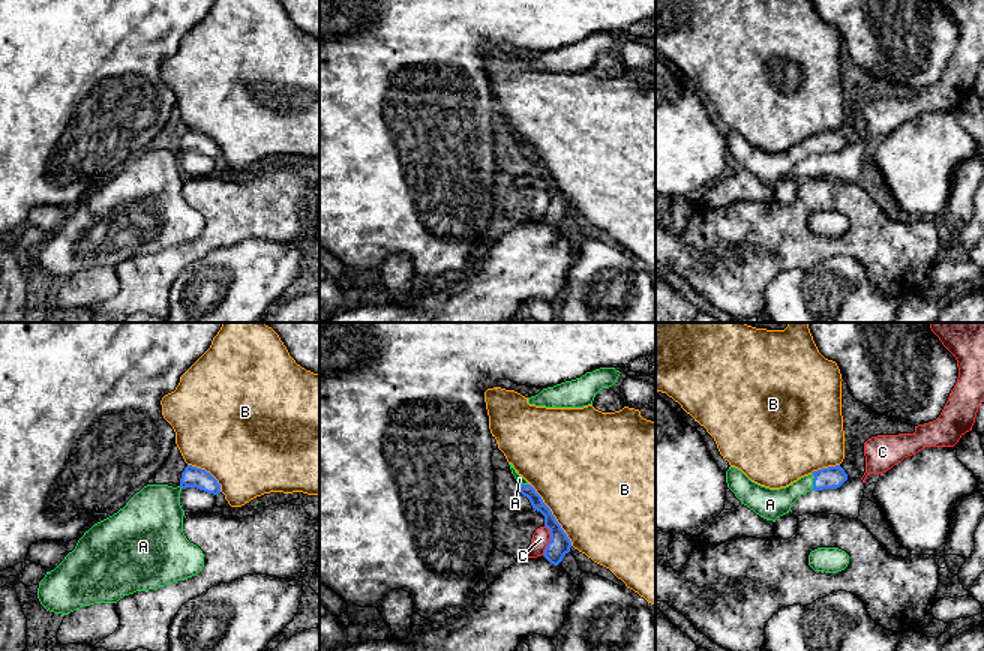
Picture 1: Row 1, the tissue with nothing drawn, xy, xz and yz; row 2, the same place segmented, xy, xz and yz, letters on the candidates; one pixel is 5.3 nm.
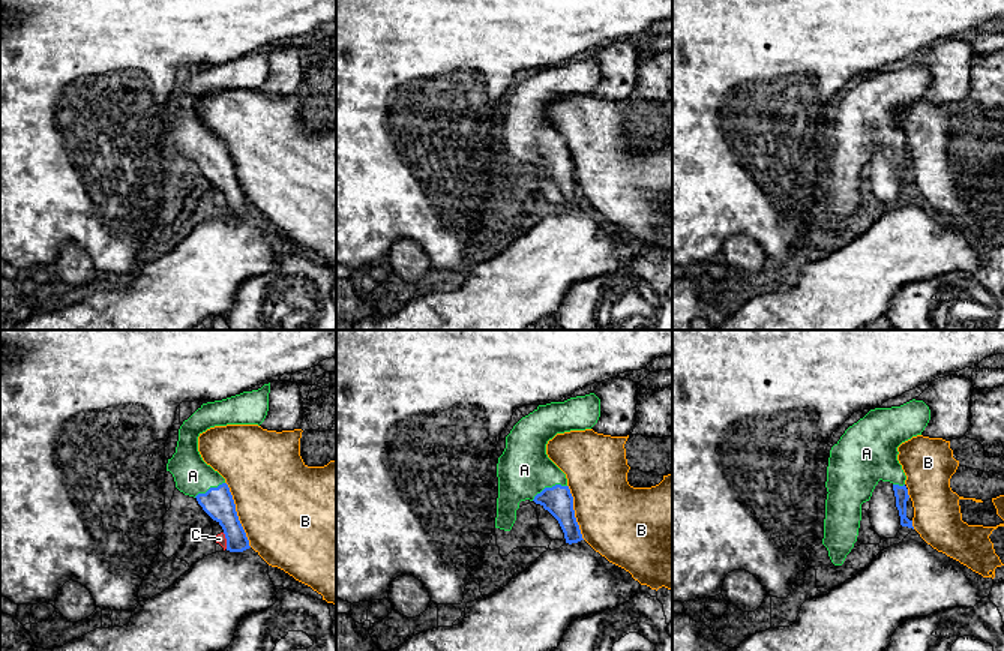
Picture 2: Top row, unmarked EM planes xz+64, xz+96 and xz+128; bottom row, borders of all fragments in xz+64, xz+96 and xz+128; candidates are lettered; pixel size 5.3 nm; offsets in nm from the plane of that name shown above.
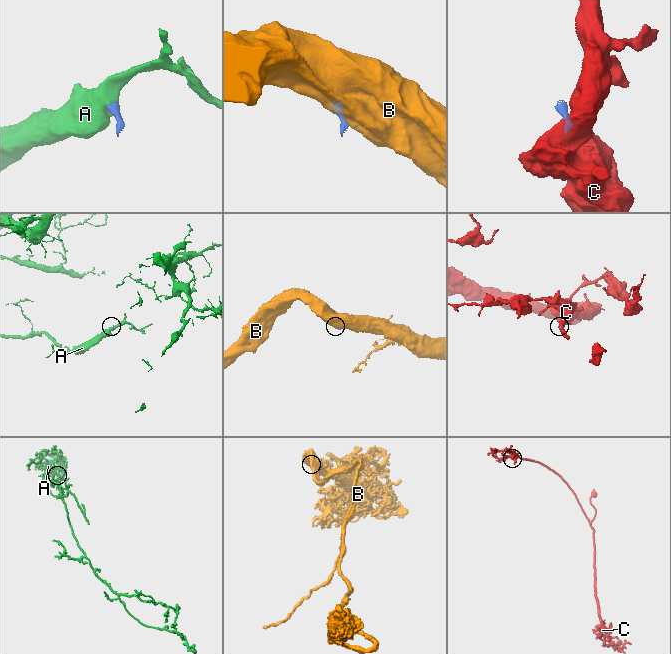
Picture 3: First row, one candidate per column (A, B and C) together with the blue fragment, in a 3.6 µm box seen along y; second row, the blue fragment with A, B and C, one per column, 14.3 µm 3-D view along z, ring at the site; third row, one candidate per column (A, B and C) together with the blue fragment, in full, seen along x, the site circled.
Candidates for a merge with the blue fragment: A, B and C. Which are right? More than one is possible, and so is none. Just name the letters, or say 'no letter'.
A

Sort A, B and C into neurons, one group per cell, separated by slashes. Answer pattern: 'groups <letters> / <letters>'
groups A / B / C

